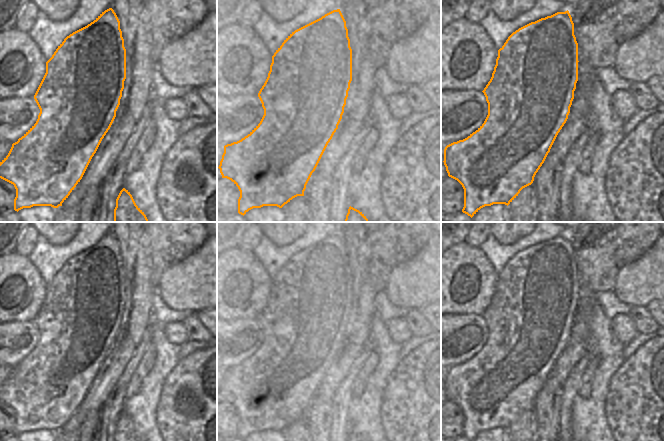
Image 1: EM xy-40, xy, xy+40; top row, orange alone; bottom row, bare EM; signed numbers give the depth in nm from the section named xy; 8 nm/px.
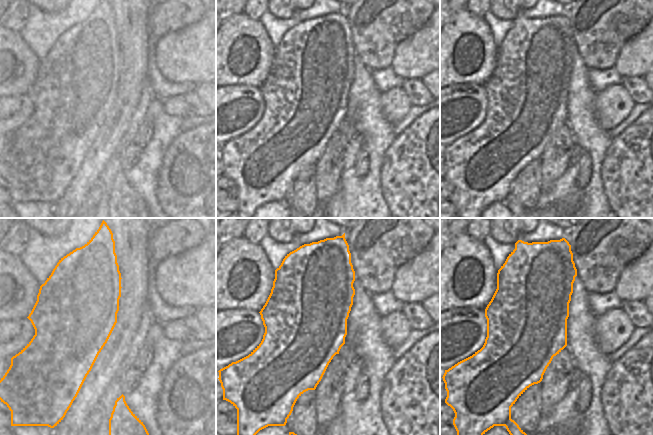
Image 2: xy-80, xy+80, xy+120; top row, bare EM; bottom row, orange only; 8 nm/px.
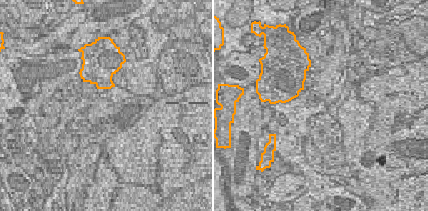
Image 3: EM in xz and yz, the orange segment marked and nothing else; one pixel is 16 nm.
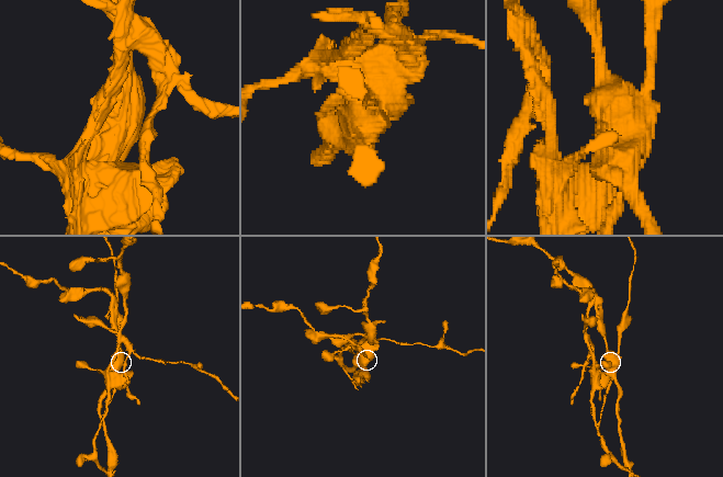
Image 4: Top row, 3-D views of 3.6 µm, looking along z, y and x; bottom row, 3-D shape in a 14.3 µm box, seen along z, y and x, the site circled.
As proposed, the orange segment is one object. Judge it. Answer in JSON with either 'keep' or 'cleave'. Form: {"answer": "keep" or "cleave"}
{"answer": "cleave"}

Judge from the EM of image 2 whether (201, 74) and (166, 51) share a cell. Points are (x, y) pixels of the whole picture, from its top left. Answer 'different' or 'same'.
same

